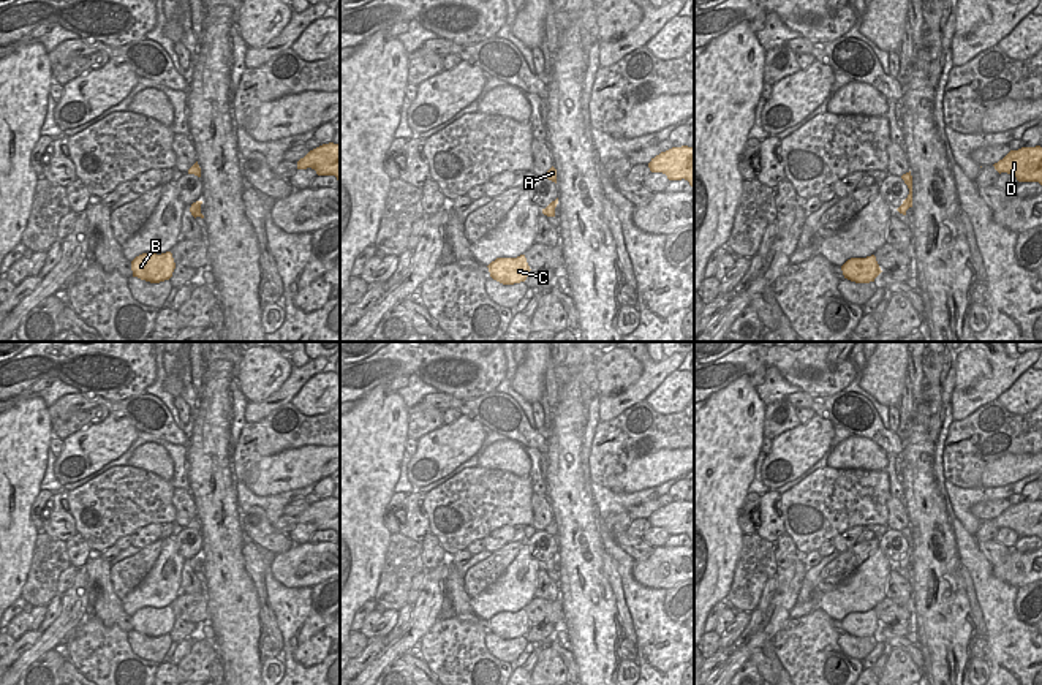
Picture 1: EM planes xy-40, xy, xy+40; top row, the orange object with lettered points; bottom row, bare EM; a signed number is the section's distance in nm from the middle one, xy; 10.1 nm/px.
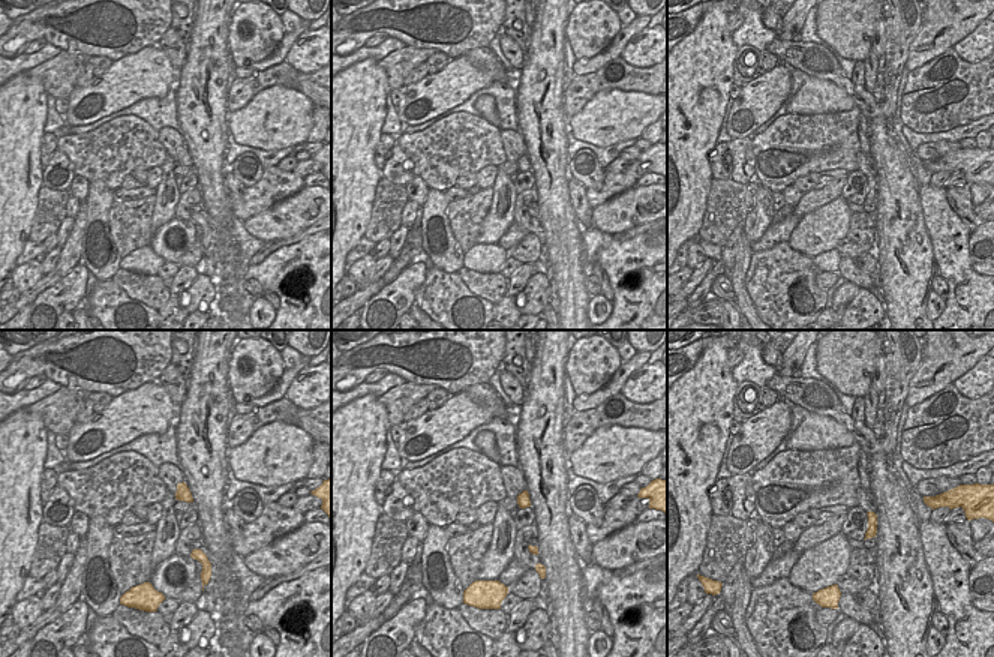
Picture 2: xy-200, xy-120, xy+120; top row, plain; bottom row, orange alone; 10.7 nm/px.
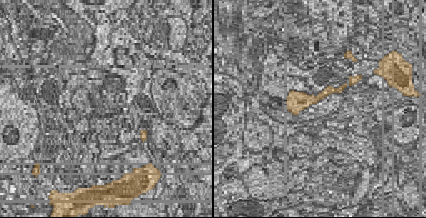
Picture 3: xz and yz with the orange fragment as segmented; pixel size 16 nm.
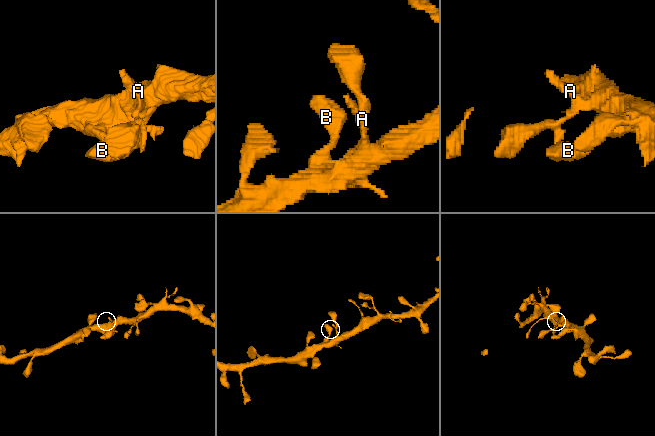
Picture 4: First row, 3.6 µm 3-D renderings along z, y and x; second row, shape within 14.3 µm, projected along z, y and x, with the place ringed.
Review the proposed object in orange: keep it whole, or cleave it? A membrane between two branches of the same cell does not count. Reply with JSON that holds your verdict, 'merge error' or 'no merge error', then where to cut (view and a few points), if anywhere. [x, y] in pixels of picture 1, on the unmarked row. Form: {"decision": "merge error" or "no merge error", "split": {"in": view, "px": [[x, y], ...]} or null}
{"decision": "no merge error", "split": null}

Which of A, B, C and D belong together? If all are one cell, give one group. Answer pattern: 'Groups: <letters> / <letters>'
Groups: A B C D

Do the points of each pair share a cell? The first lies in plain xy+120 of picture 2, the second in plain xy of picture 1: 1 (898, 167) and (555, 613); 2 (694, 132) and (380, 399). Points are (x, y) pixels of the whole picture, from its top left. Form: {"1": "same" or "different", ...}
{"1": "different", "2": "same"}

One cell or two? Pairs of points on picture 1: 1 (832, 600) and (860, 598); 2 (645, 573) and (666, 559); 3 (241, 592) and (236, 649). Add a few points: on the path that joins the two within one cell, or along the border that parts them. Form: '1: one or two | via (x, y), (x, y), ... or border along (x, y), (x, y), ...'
1: one | via (838, 600), (854, 598)
2: one | via (650, 573), (661, 563)
3: one | via (236, 606), (236, 635)

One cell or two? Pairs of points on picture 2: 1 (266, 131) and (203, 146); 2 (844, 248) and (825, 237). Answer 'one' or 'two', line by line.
1: two
2: two

